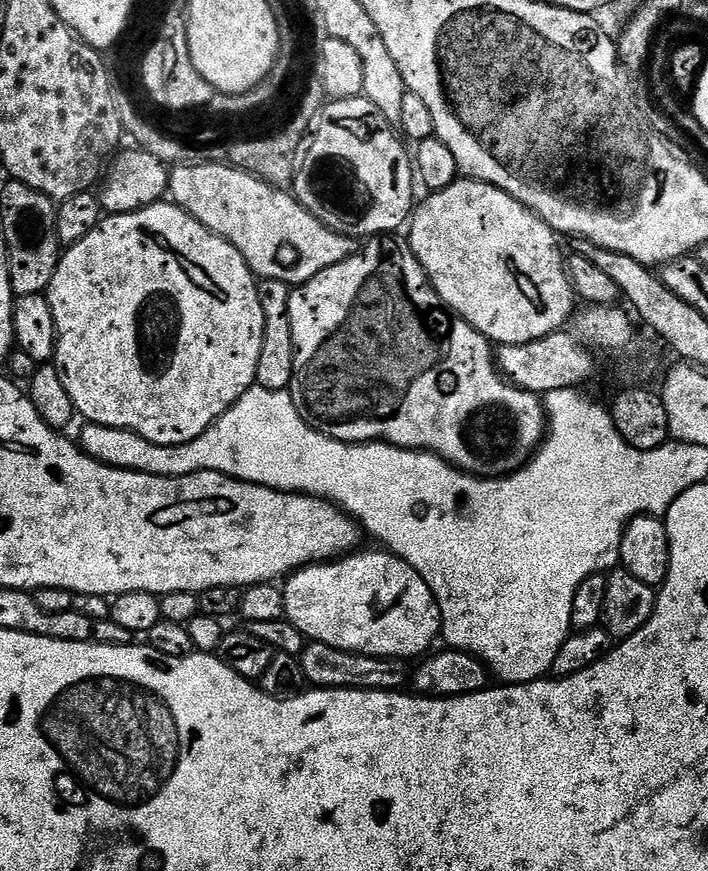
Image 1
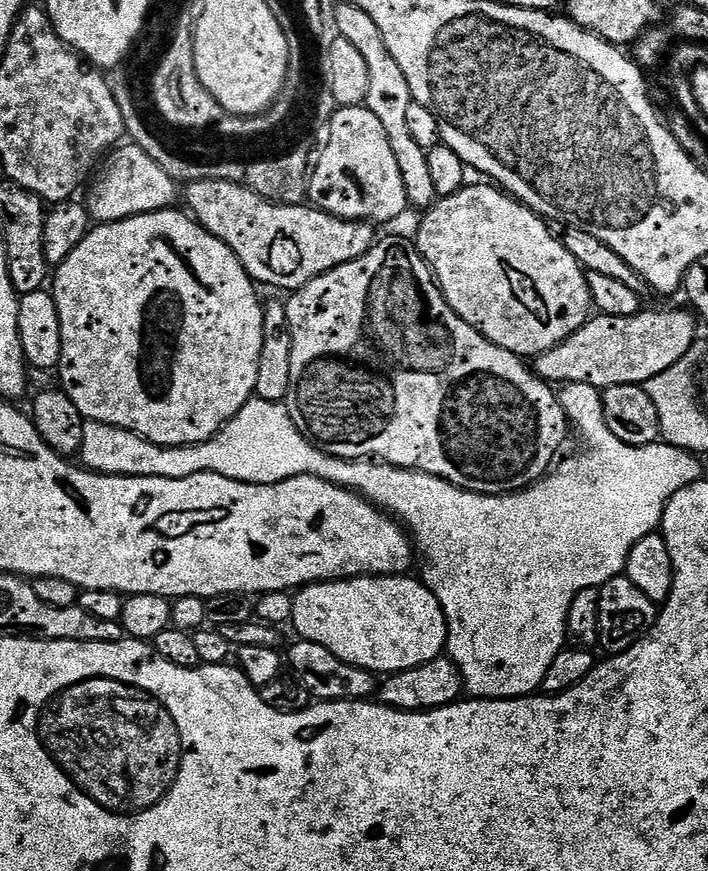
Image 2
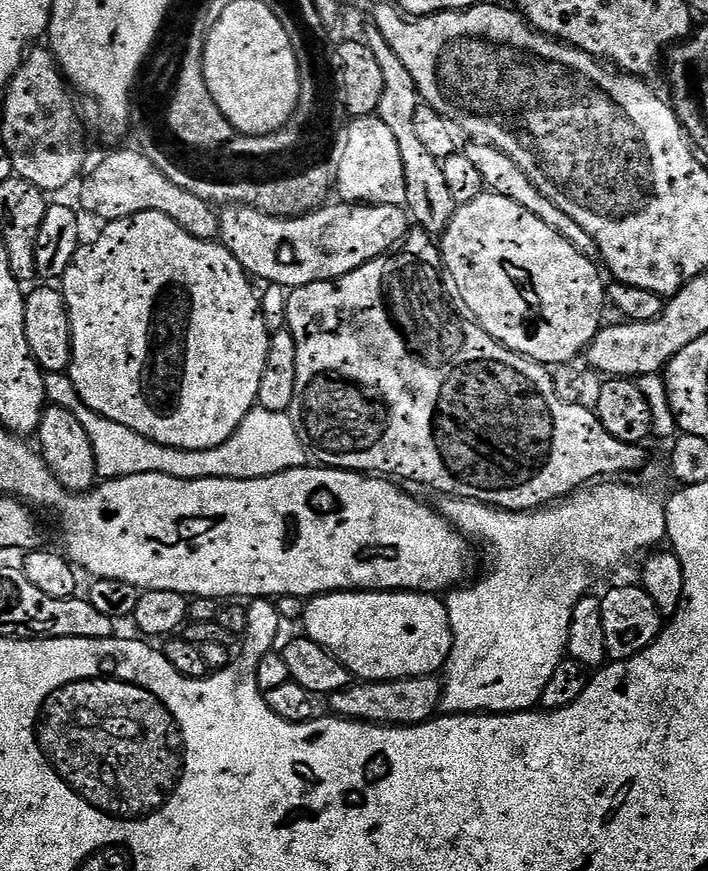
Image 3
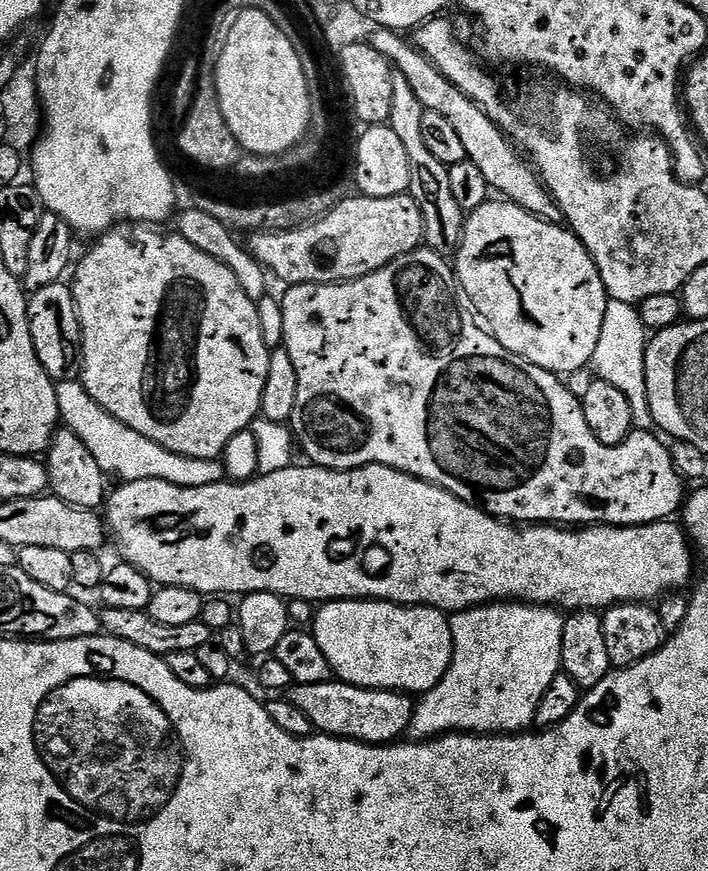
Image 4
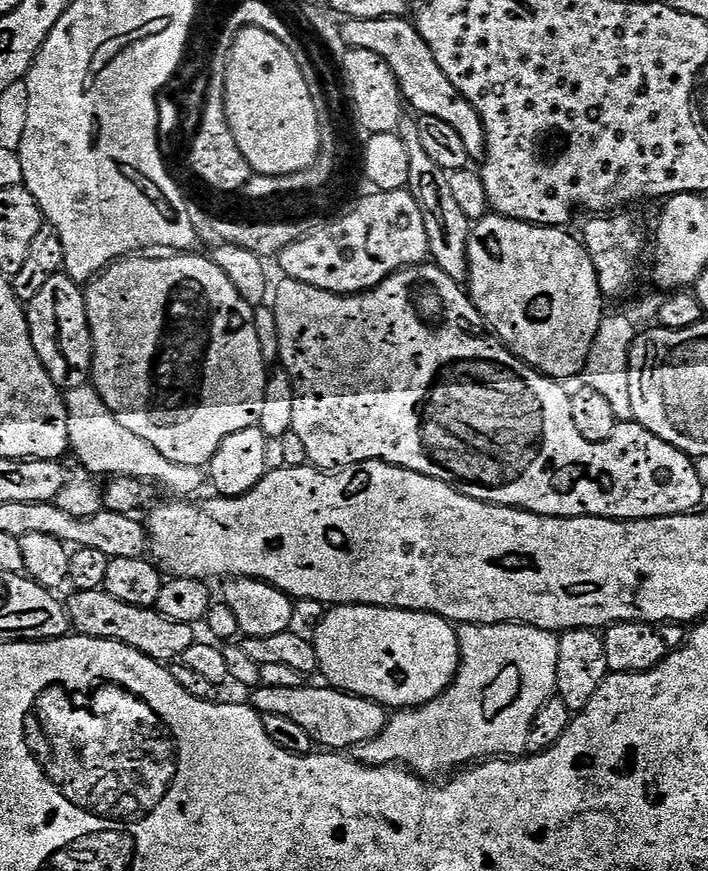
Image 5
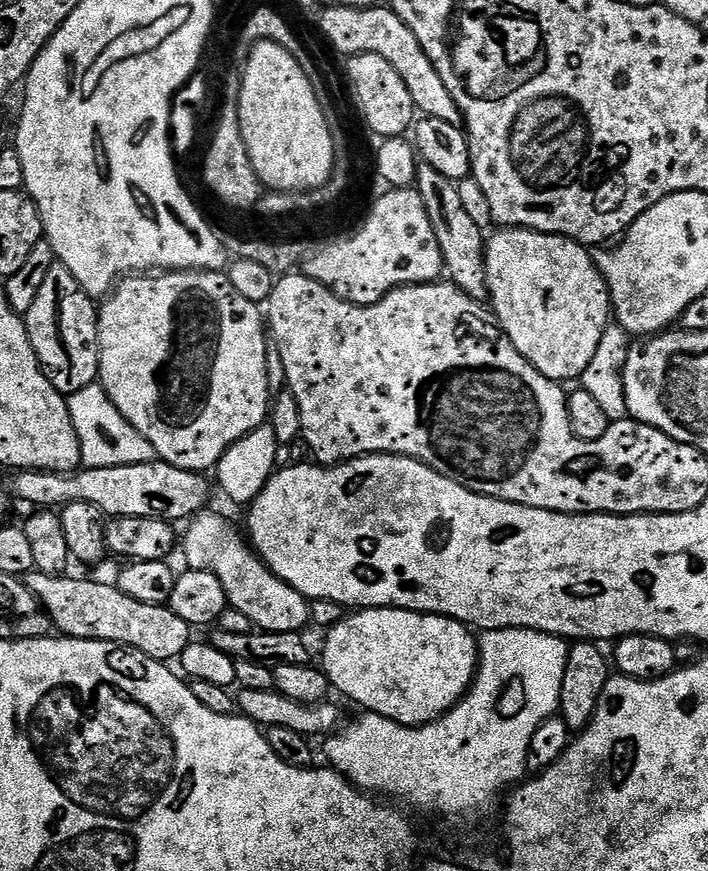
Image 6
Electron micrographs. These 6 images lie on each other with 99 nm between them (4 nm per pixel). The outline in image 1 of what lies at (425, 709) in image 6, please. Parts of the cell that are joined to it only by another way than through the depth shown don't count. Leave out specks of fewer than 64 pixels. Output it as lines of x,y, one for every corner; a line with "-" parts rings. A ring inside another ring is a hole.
357,550
323,564
310,564
287,577
282,584
286,598
285,617
294,626
298,626
300,633
309,641
334,646
338,650
357,652
359,656
380,656
383,660
412,662
415,656
423,657
442,632
440,607
430,586
426,586
414,566
391,552
364,551

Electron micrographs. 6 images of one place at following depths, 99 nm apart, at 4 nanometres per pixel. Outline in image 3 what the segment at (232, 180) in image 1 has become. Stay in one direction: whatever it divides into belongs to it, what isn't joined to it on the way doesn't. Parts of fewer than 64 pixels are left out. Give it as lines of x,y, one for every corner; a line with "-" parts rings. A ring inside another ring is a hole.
329,202
309,216
293,220
267,216
253,208
228,206
219,213
219,220
219,243
238,258
249,277
281,284
284,290
350,274
374,258
389,255
410,231
410,217
398,204

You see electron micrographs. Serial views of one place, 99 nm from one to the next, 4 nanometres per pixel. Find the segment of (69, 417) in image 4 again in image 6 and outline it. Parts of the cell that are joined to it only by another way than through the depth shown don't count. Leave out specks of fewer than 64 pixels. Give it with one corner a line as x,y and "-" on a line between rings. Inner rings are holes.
99,383
86,386
78,390
74,395
67,397
68,409
70,410
70,422
74,422
74,430
80,439
80,459
83,467
86,468
109,468
110,466
134,466
135,464
151,464
154,460
154,453
150,442
114,406
111,398
104,393

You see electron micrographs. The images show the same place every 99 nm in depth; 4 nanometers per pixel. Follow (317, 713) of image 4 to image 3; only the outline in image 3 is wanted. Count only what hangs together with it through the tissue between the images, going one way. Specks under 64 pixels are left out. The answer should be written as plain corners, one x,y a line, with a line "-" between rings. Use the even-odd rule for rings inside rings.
435,675
411,676
401,680
369,680
353,682
330,697
331,715
343,716
345,720
363,720
365,724
389,726
414,726
425,724
441,709
440,699
444,693
441,681

